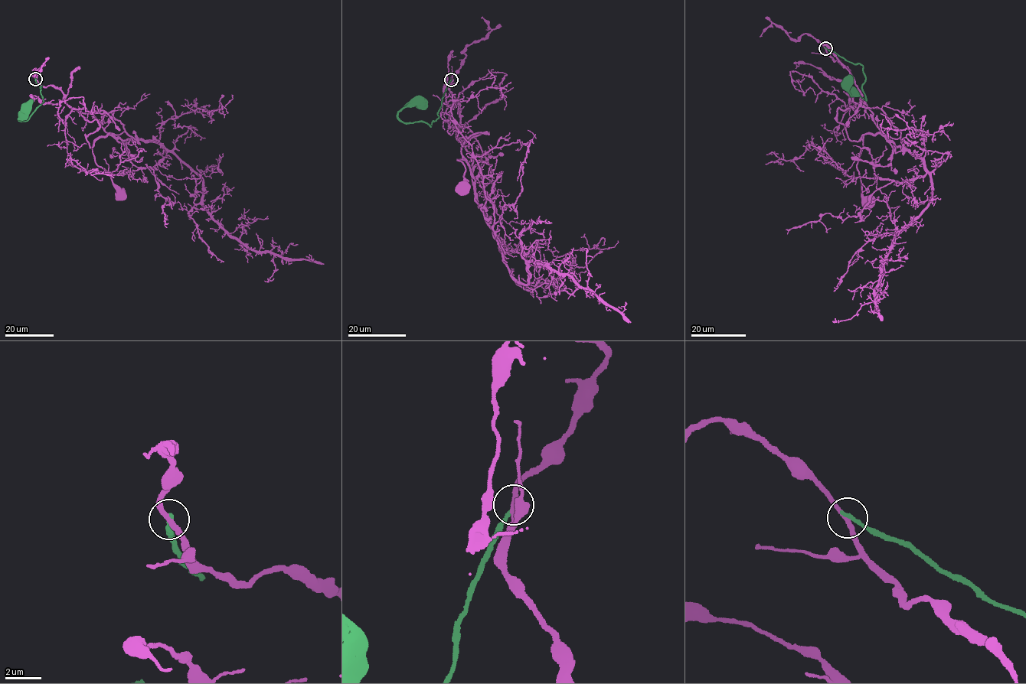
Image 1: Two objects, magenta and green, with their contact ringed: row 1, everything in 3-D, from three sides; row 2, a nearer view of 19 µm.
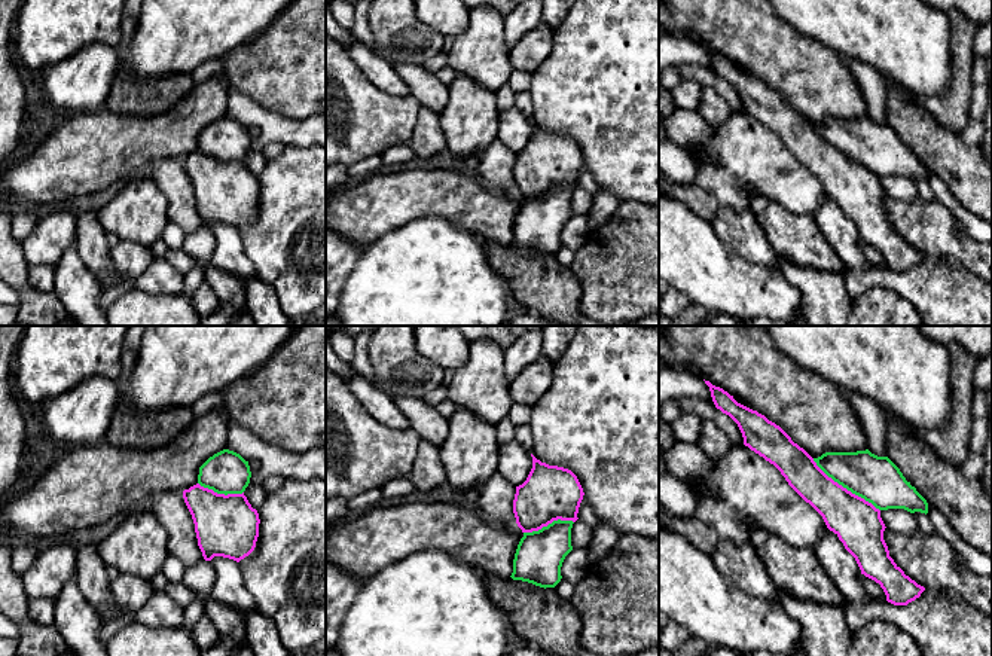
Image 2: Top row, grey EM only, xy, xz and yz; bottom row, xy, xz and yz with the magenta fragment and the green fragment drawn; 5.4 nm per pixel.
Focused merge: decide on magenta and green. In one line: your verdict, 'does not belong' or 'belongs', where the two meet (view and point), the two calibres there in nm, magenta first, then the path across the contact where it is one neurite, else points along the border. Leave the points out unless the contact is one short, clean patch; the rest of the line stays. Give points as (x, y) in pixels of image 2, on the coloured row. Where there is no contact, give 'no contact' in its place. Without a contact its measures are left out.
does not belong; contact yz (845, 488); calibres 260 and 260 nm

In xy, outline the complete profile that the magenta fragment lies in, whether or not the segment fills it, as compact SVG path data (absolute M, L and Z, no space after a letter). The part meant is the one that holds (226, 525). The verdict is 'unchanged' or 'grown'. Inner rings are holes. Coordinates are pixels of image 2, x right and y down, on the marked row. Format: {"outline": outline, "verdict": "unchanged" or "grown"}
{"outline": "M196 483L183 498L205 561L223 556L239 562L254 550L260 519L244 492L225 495Z", "verdict": "unchanged"}

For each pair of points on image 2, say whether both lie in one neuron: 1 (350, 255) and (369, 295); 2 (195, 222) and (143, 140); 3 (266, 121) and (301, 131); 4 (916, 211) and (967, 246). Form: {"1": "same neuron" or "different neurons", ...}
{"1": "different neurons", "2": "different neurons", "3": "same neuron", "4": "same neuron"}

